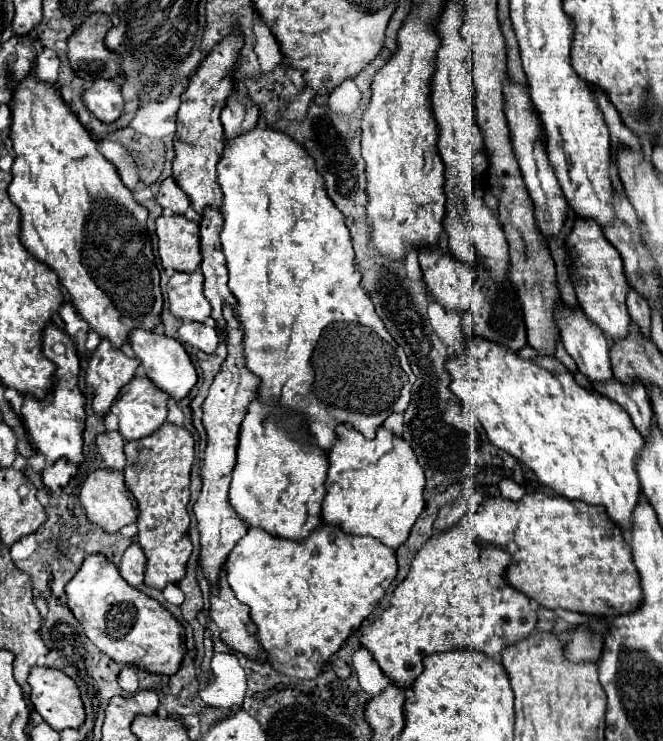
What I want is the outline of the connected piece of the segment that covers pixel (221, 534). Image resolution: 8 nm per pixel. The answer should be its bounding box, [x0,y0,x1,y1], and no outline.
[193,304,259,582]

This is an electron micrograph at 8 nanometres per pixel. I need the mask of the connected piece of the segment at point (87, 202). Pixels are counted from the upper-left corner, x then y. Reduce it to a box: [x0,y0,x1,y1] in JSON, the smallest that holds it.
[7,74,197,400]

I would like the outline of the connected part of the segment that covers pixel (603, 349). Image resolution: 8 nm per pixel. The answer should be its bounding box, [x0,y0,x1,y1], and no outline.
[557,306,613,382]

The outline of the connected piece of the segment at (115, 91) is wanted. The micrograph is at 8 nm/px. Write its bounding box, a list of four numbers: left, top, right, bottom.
[81,80,123,122]

